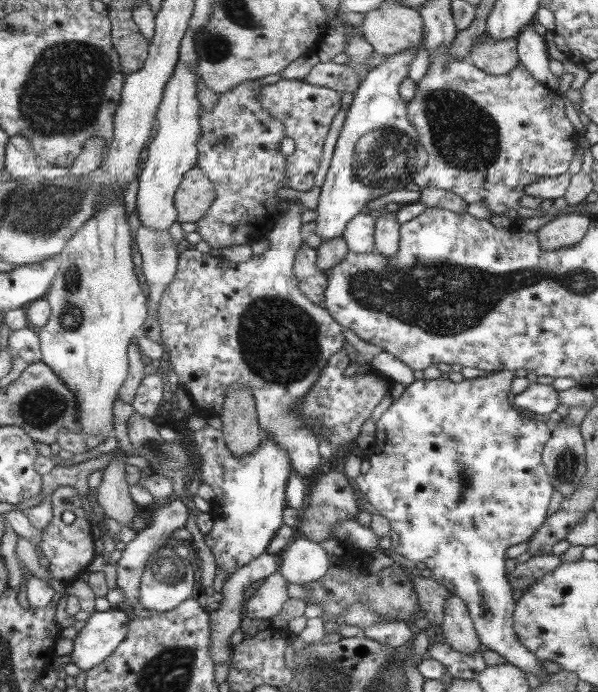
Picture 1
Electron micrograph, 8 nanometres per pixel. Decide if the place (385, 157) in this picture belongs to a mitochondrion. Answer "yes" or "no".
yes

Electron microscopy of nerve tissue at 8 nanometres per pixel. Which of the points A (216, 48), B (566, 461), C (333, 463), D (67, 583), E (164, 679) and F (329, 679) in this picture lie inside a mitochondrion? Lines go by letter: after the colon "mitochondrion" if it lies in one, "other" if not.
A: mitochondrion
B: mitochondrion
C: other
D: other
E: mitochondrion
F: mitochondrion

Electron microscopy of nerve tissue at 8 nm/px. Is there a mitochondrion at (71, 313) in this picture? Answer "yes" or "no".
yes

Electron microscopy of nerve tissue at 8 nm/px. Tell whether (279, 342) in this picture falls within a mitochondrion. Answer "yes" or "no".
yes

